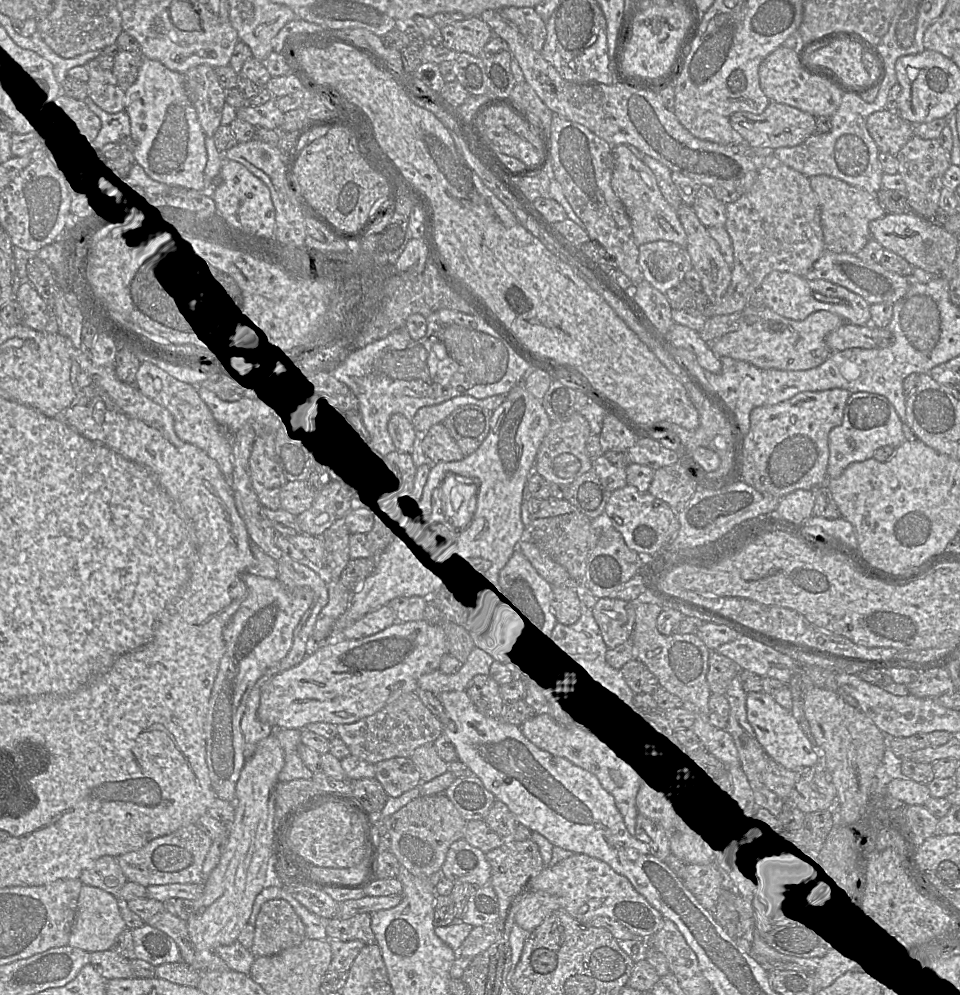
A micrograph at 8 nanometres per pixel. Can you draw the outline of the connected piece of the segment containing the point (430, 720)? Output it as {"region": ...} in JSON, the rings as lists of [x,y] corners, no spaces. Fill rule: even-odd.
{"region":[[[409,692],[371,716],[351,724],[338,724],[337,732],[351,755],[376,764],[393,757],[411,757],[418,747],[434,743],[443,733],[443,727],[440,719],[427,709],[417,693]]]}

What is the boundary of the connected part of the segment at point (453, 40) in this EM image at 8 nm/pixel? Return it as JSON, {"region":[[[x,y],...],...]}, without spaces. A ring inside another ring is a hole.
{"region":[[[466,16],[461,21],[446,25],[441,29],[443,45],[456,52],[467,52],[480,57],[488,41],[494,36],[492,29],[479,16]]]}

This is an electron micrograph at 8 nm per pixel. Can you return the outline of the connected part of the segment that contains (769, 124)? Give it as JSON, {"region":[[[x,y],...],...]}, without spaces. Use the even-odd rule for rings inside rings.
{"region":[[[770,102],[760,115],[739,111],[730,116],[731,127],[738,132],[751,148],[772,150],[793,147],[803,143],[816,131],[816,117],[787,104]]]}

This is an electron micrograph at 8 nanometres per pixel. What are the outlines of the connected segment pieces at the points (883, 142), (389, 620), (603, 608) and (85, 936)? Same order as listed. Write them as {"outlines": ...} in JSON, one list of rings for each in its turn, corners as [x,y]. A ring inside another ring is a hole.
{"outlines":[[[[898,109],[872,113],[866,126],[880,152],[894,156],[914,136],[913,124],[903,119]]],[[[385,605],[367,613],[351,626],[345,628],[341,632],[340,638],[357,640],[371,636],[390,627],[395,622],[394,613],[387,605]]],[[[600,598],[592,613],[608,649],[631,639],[636,615],[634,602]]],[[[83,884],[68,945],[92,953],[110,950],[115,939],[127,927],[120,915],[121,901],[101,888]]]]}

